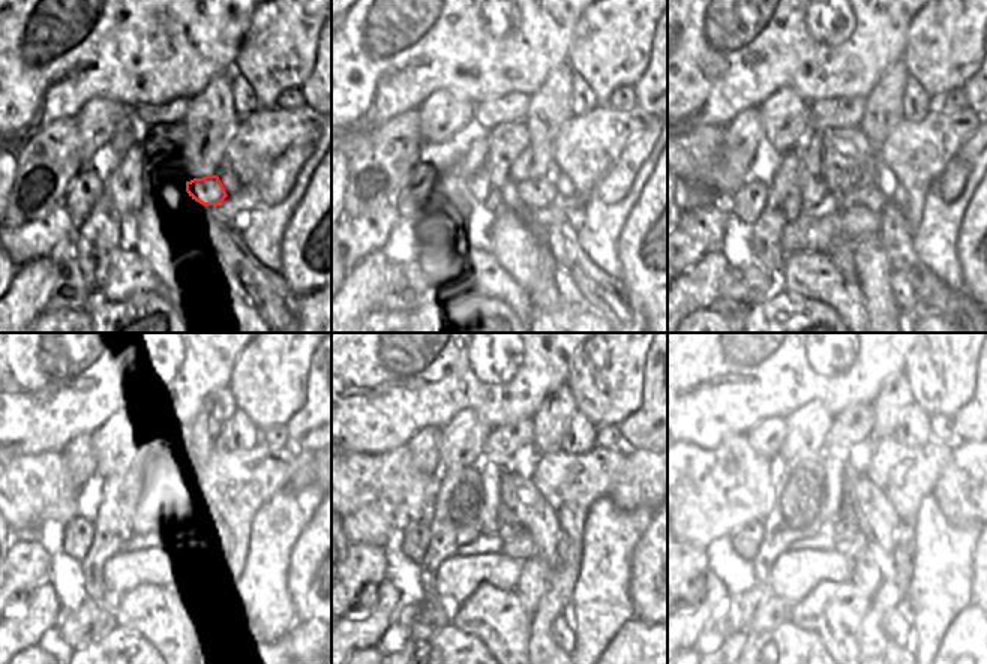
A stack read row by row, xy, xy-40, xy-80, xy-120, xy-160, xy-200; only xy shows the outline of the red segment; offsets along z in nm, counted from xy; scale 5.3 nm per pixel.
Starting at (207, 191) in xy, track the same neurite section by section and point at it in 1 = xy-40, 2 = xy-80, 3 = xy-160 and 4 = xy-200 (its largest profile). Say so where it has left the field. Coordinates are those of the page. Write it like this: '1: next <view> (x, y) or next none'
1: next xy-40 (542, 192)
2: next xy-80 (872, 197)
3: next xy-160 (521, 546)
4: next xy-200 (852, 546)

